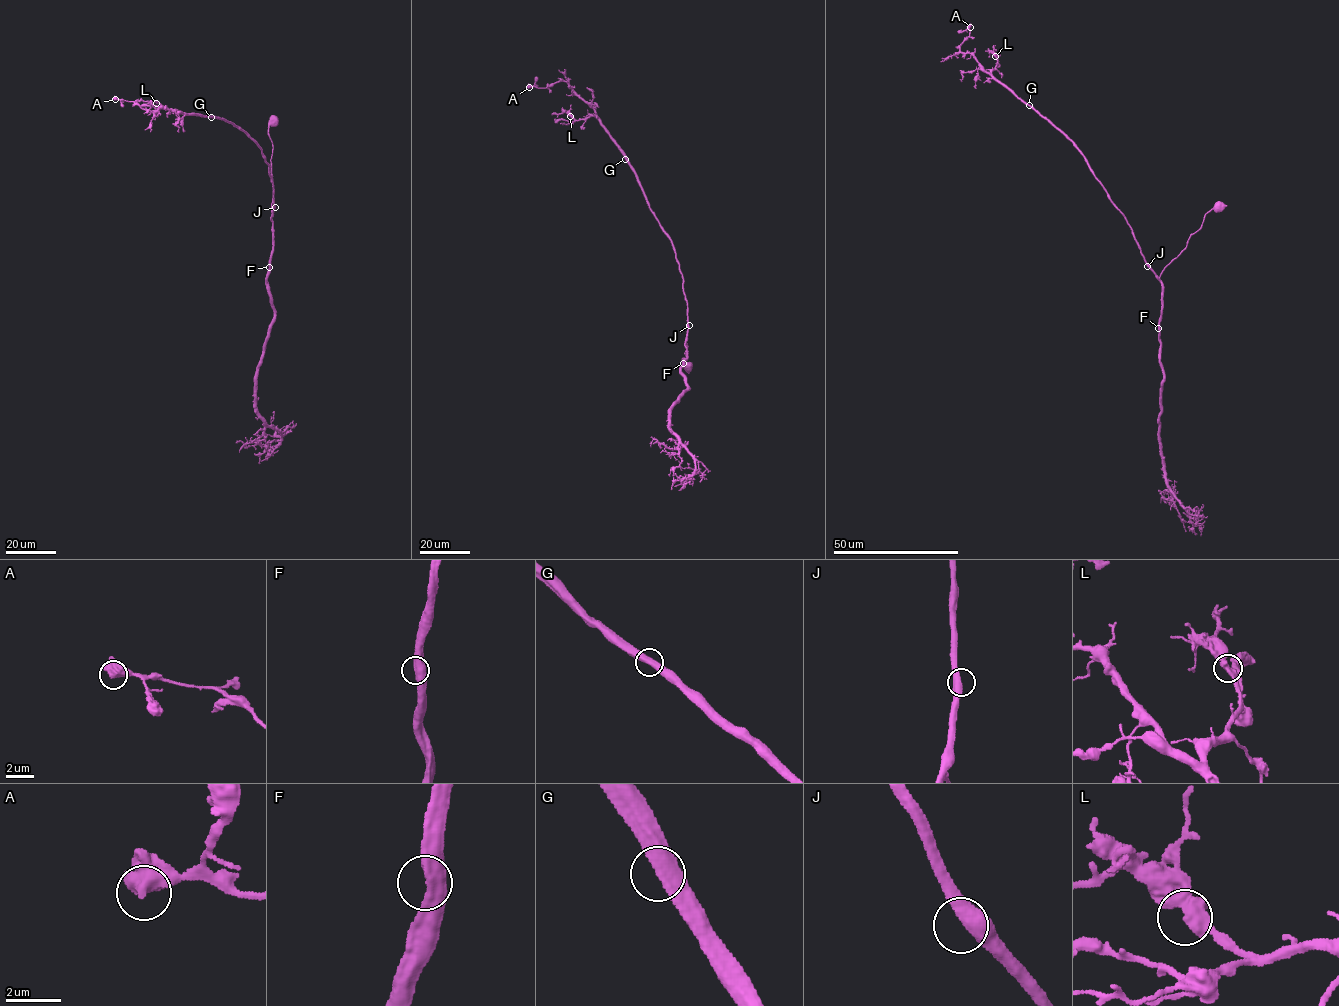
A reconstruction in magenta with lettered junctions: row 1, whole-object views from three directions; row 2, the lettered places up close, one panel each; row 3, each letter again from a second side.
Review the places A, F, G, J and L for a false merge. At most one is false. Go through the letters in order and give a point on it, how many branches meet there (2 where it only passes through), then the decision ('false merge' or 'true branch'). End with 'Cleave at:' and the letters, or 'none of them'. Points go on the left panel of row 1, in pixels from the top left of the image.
A: place (115, 99); branches 2; true branch
F: place (269, 267); branches 2; true branch
G: place (211, 117); branches 2; true branch
J: place (275, 207); branches 2; true branch
L: place (156, 103); branches 2; true branch
Cleave at: none of them

